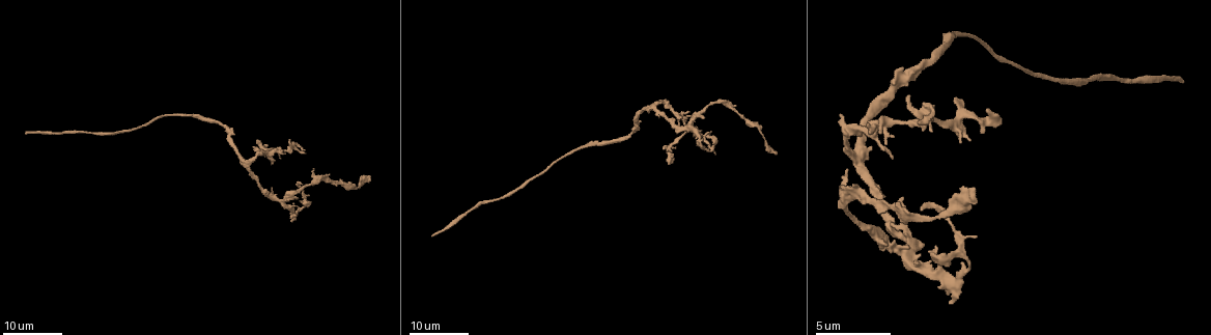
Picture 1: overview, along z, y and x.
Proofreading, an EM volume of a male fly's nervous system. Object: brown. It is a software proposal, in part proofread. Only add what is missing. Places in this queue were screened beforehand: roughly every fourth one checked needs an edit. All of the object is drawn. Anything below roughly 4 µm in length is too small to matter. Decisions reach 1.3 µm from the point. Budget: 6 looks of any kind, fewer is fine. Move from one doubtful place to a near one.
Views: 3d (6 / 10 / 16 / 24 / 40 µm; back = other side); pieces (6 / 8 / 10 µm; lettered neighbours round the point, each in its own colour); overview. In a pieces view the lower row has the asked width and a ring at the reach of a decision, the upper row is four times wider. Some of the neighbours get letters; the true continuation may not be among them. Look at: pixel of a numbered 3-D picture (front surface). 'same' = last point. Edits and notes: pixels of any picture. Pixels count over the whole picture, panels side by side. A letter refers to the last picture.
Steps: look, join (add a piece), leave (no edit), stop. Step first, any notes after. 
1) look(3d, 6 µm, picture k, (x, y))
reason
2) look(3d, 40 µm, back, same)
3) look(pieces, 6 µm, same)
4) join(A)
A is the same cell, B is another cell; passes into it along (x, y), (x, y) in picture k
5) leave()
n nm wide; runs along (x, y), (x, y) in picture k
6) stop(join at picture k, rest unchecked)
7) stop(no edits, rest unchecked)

look(3d, 16 µm, picture 1, (708, 131))
tapers out

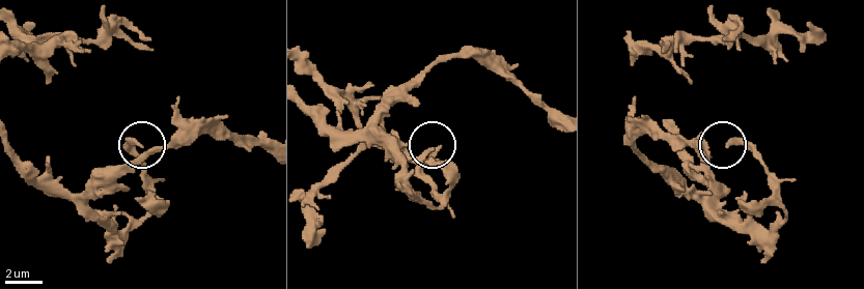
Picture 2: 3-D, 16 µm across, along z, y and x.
look(pieces, 8 µm, picture 2, (431, 151))

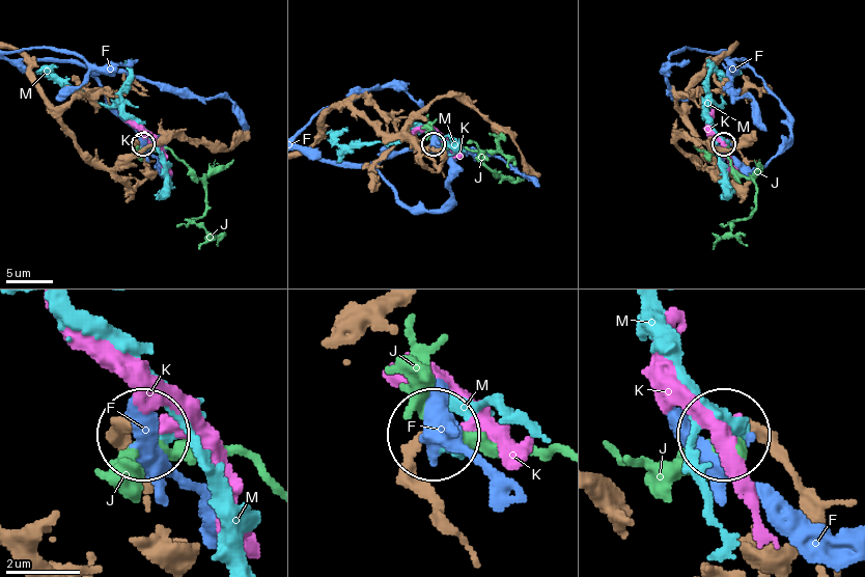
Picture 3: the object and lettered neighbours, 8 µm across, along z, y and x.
leave()
F, J, K and M are other cells; no lettered piece goes on from it

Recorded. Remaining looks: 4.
look(3d, 16 µm, picture 1, (997, 124))

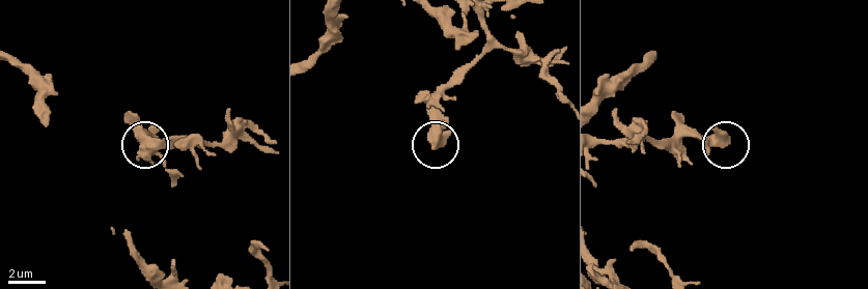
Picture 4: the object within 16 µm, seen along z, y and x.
look(pieces, 10 µm, picture 4, (726, 140))
what lies round it

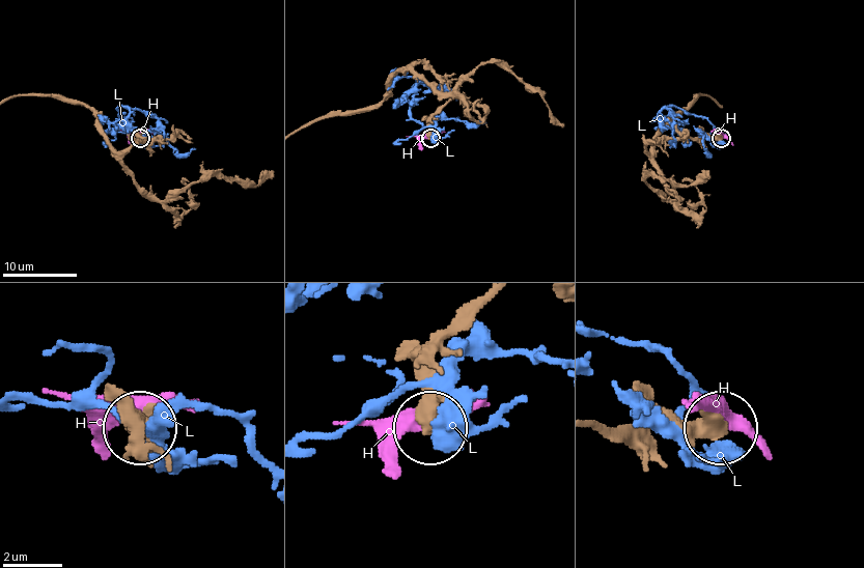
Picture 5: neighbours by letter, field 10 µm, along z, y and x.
leave()
H and L are other cells; none of them fits

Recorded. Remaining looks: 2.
look(3d, 24 µm, picture 1, (432, 235))
branch stops here

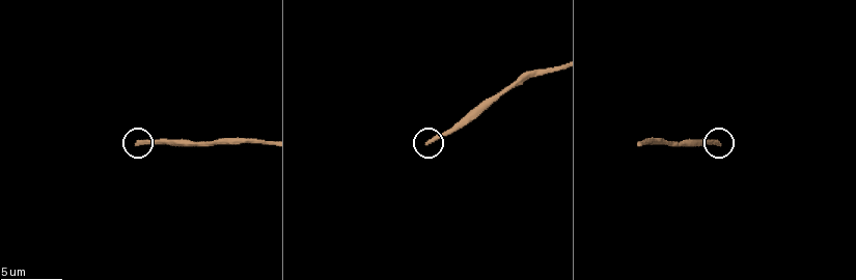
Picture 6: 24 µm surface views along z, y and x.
look(pieces, 6 µm, picture 6, (136, 142))

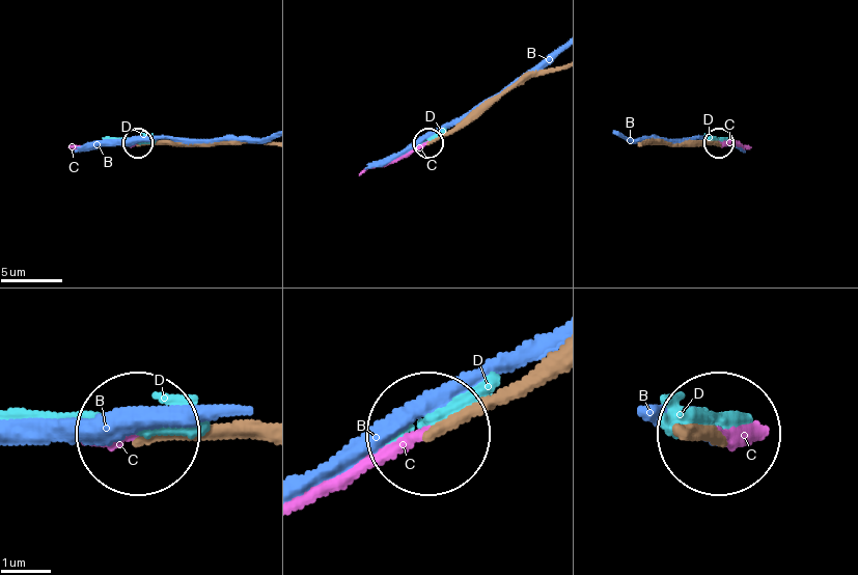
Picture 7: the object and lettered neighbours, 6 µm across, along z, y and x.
join(C)
C is the same cell, B and D are other cells; passes into it along (463, 120), (402, 156), (370, 165), (359, 175) in picture 7; it goes on there

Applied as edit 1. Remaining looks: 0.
stop(join at picture 7, rest unchecked)

